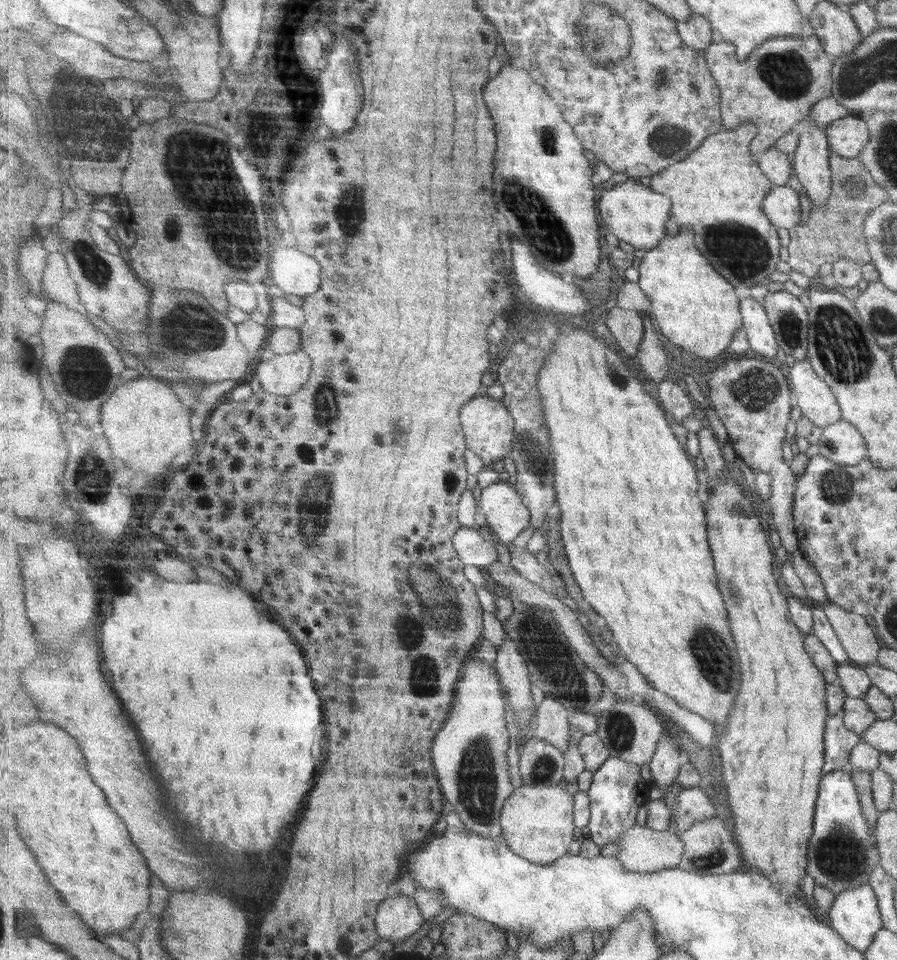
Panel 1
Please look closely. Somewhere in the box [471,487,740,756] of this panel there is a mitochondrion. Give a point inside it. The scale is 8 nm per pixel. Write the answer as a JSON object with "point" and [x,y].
{"point":[710,654]}

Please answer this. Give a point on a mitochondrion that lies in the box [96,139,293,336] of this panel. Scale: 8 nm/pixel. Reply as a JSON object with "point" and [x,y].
{"point":[242,246]}

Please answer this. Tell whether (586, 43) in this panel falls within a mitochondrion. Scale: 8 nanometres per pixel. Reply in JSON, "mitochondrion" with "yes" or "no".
{"mitochondrion":"yes"}

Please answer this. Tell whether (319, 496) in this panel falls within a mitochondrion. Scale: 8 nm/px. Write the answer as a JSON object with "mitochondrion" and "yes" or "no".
{"mitochondrion":"yes"}

